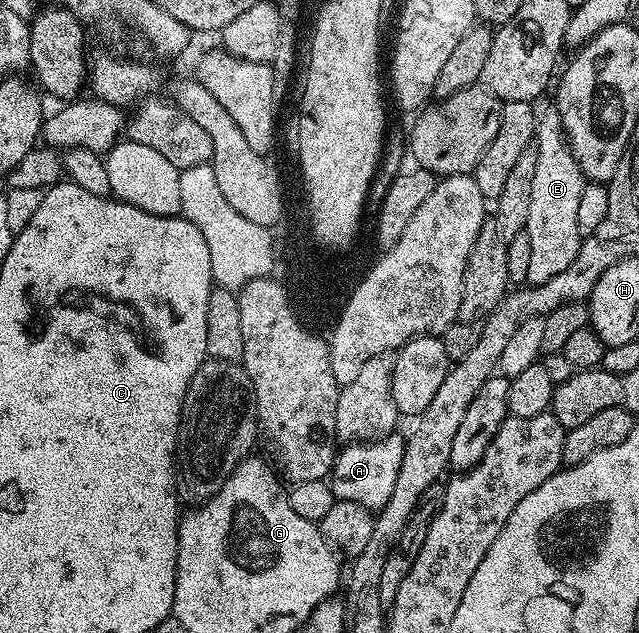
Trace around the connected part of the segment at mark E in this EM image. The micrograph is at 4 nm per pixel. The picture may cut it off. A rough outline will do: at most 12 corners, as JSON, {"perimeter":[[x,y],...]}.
{"perimeter":[[558,110],[535,123],[529,276],[545,284],[577,260],[585,179]]}

